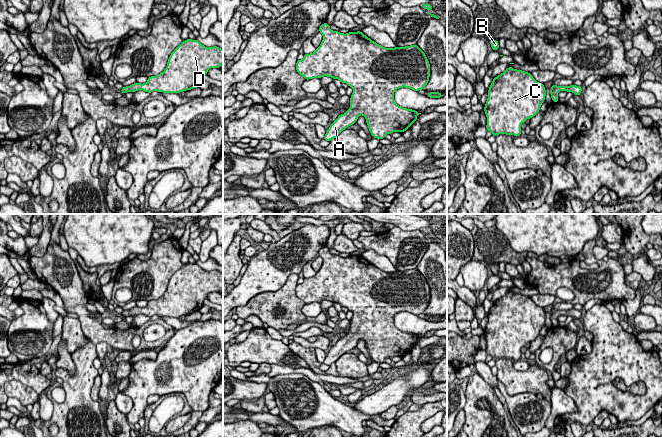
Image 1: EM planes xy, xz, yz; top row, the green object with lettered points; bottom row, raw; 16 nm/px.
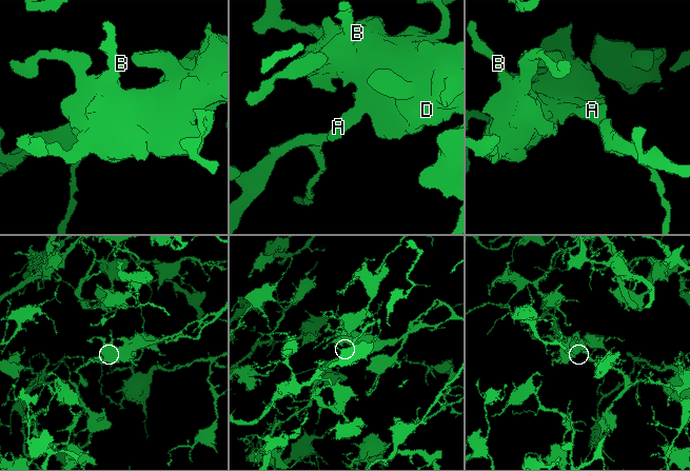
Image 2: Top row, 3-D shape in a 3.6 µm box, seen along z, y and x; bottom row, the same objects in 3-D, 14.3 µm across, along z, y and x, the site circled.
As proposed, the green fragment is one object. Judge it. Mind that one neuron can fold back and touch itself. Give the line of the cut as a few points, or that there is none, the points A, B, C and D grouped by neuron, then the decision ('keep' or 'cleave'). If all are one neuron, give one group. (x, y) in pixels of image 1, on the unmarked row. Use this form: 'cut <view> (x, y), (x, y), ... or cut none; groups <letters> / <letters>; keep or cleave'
cut none; groups A B C D; keep

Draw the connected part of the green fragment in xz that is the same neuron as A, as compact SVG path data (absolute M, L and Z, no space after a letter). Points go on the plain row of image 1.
M327 246L320 249L319 256L323 259L320 270L313 277L304 278L302 284L297 284L297 297L306 304L331 301L353 313L350 332L332 346L324 364L330 366L335 363L343 354L356 347L360 339L365 341L372 361L377 363L384 363L387 358L393 356L405 356L416 346L417 340L421 337L397 329L394 316L403 311L418 316L423 314L429 305L430 287L417 268L385 272L361 255L346 258L333 255Z

